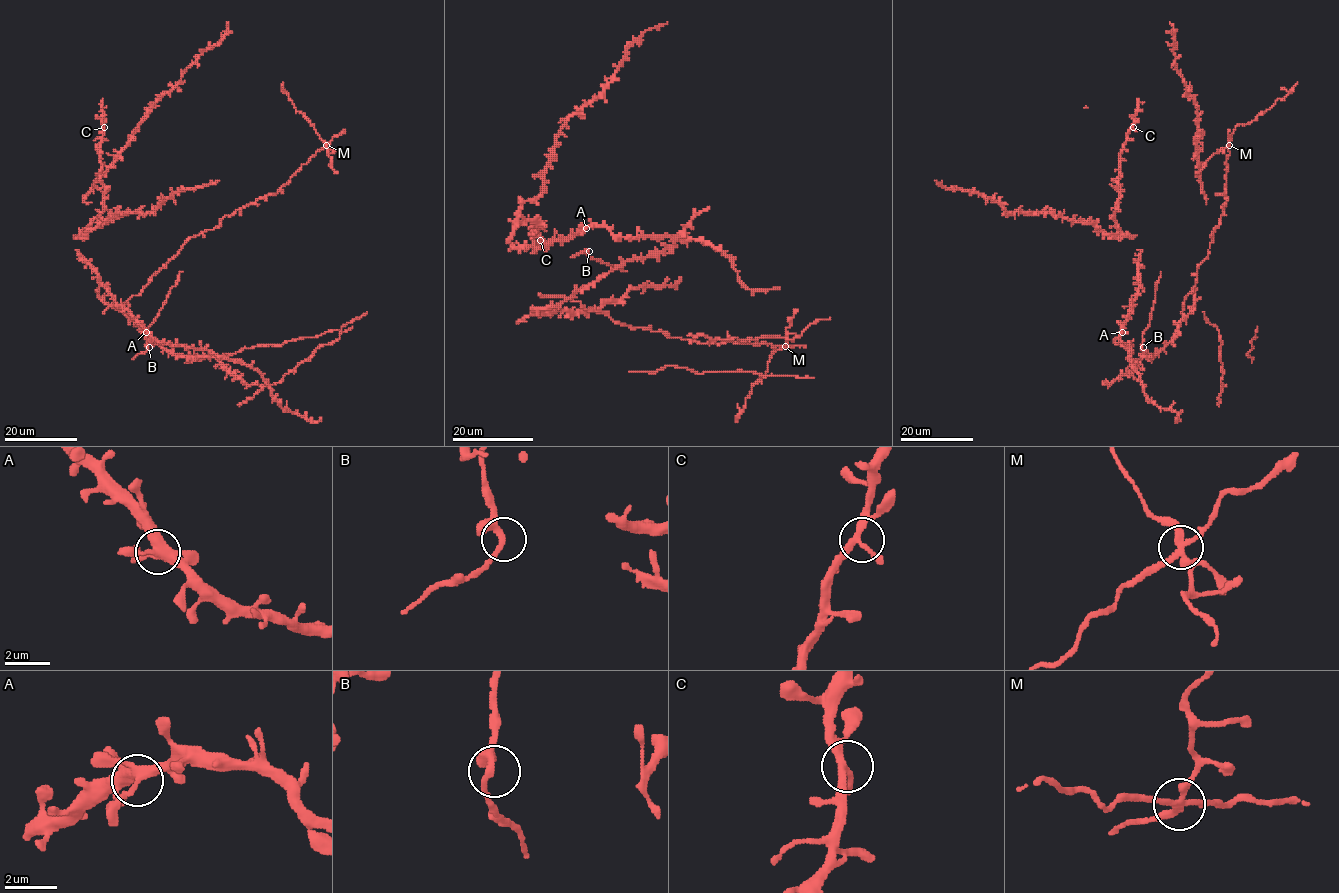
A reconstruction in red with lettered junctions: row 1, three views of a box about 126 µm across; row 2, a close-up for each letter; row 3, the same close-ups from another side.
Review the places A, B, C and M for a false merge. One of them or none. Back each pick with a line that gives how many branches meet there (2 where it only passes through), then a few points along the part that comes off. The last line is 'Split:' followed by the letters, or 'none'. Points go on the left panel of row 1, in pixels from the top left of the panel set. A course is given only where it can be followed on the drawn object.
M: 4 branches meet; foreign part runs (326, 145), (309, 121), (296, 111), (282, 89), (283, 82)
Split: M

